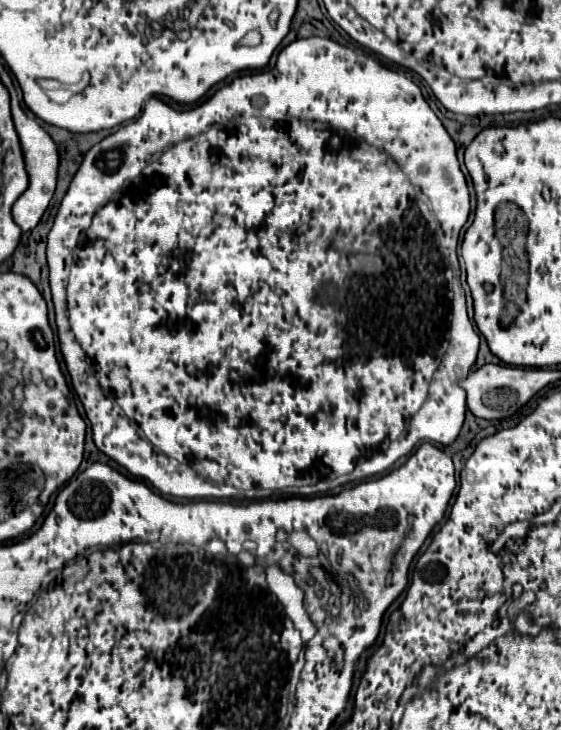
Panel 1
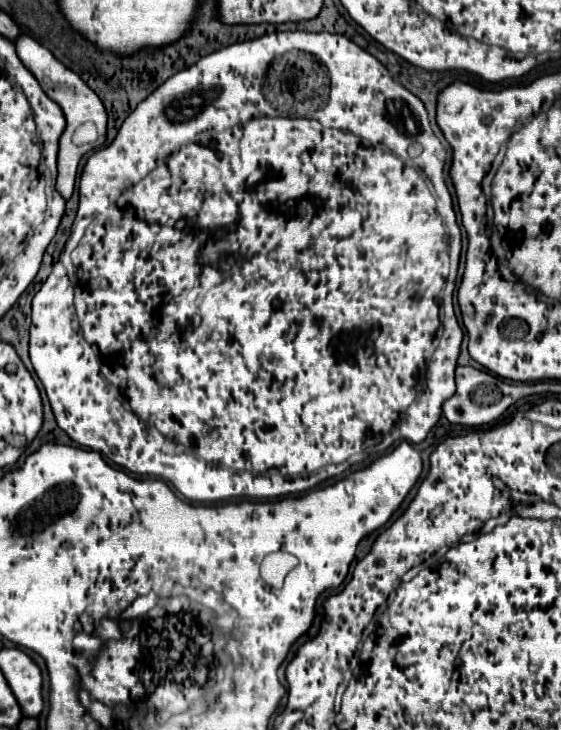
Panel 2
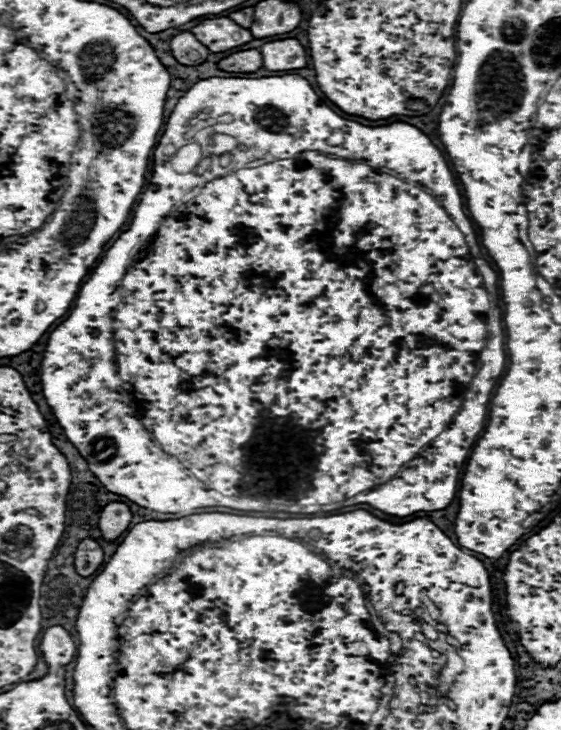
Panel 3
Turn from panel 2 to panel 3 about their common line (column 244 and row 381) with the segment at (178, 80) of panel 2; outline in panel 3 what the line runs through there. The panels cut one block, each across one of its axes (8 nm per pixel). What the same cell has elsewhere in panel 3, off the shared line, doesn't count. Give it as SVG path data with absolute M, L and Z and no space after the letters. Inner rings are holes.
M296 74L266 76L266 78L200 80L178 100L176 108L172 110L154 150L152 176L145 190L139 195L132 216L127 230L121 233L118 240L99 260L88 280L80 286L74 308L70 310L68 318L50 334L40 374L42 394L48 406L52 408L58 424L62 426L66 438L88 462L90 472L102 482L102 486L108 492L120 494L124 498L130 498L142 508L164 514L180 514L180 512L194 514L198 508L206 506L242 510L242 500L226 500L226 496L236 494L250 500L258 500L264 506L286 506L286 502L300 504L296 510L290 512L304 512L304 514L330 512L352 504L370 504L372 508L396 518L406 518L416 512L444 510L454 500L460 476L464 472L462 466L466 466L466 460L472 452L472 444L484 430L484 420L490 404L488 396L492 394L504 370L506 352L504 352L502 316L494 292L496 274L490 272L492 268L486 262L486 290L484 290L484 280L480 268L476 266L476 256L480 248L470 248L464 240L460 226L456 224L456 222L462 224L462 220L466 220L466 224L470 226L464 214L456 180L452 180L450 168L440 150L430 142L430 138L422 130L406 122L394 122L388 126L372 128L362 126L354 120L346 120L318 98L308 80ZM224 114L232 116L232 122L224 124L224 134L240 136L238 142L252 148L246 152L248 158L252 160L264 158L270 164L264 164L260 168L238 170L212 182L210 172L179 174L174 171L169 157L164 153L164 146L170 142L184 144L186 134L192 132L200 120L218 118ZM308 150L320 152L324 156L314 154L308 160L290 160L294 154ZM348 160L356 160L360 164ZM207 182L208 184L200 190L200 194L194 200L190 200L188 204L178 202L179 190L188 192ZM177 209L178 212L175 212ZM139 248L142 248L142 254L131 252ZM137 253L142 258L134 258ZM482 350L484 350L484 362L480 362ZM126 408L130 412L126 412ZM140 420L142 424L146 424L146 428L140 424ZM150 434L160 444L160 448L158 444L154 444L154 440L150 440ZM174 456L186 468L178 468L178 460L174 460ZM230 462L248 462L248 466L240 464L234 466ZM186 470L190 470L192 476ZM304 504L318 504L318 506L304 508Z

